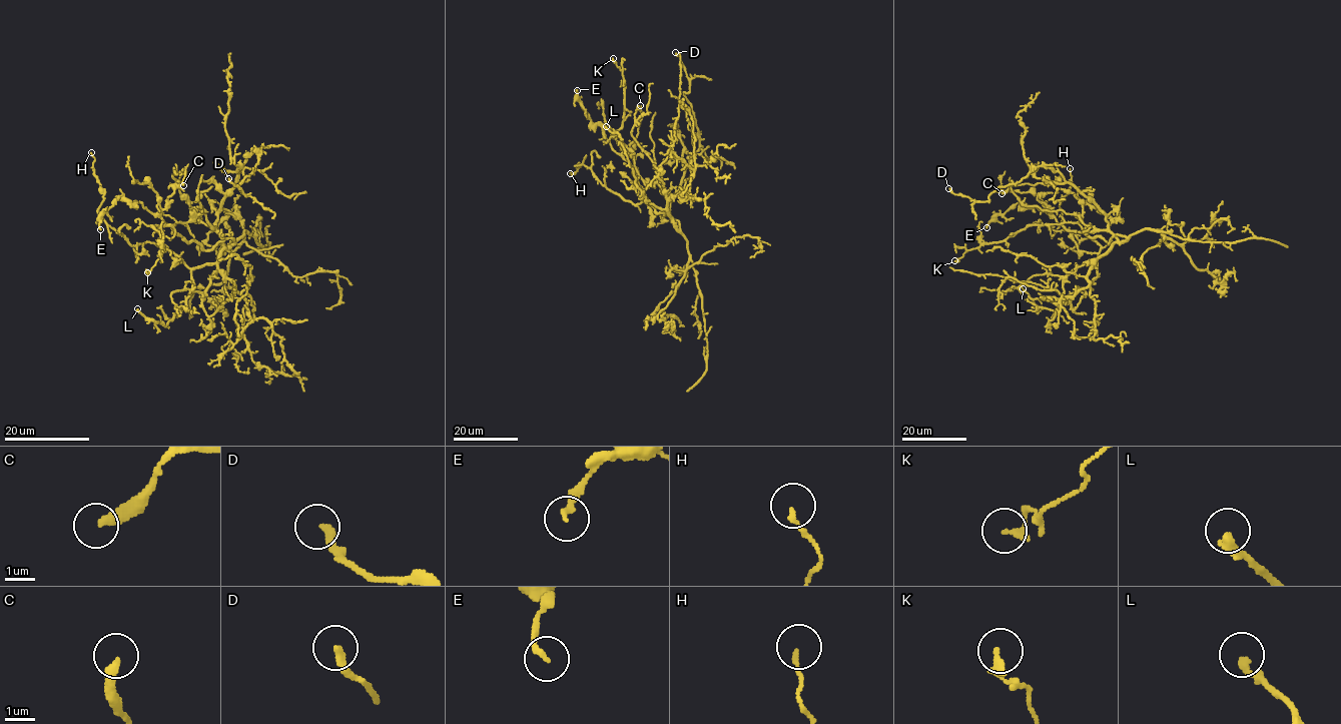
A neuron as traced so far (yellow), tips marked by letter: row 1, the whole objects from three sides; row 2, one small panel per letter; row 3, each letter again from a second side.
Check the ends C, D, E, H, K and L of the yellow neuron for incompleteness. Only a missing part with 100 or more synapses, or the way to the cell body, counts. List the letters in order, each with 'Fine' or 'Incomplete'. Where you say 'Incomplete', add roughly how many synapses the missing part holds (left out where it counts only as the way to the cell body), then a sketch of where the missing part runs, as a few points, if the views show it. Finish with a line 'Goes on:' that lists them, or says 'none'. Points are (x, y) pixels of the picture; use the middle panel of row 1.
C: Fine
D: Fine
E: Fine
H: Fine
K: Fine
L: Fine
Goes on: none

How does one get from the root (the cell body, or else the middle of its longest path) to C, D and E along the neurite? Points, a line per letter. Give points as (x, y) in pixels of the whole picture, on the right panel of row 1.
C: (1109, 229), (1113, 221), (1110, 217), (1074, 193), (1052, 185), (1016, 184), (1001, 193)
D: (1109, 229), (1106, 215), (1092, 200), (1044, 165), (999, 186), (987, 201), (948, 188)
E: (1109, 229), (1114, 235), (1109, 243), (1066, 230), (1046, 212), (1021, 203), (986, 227)

